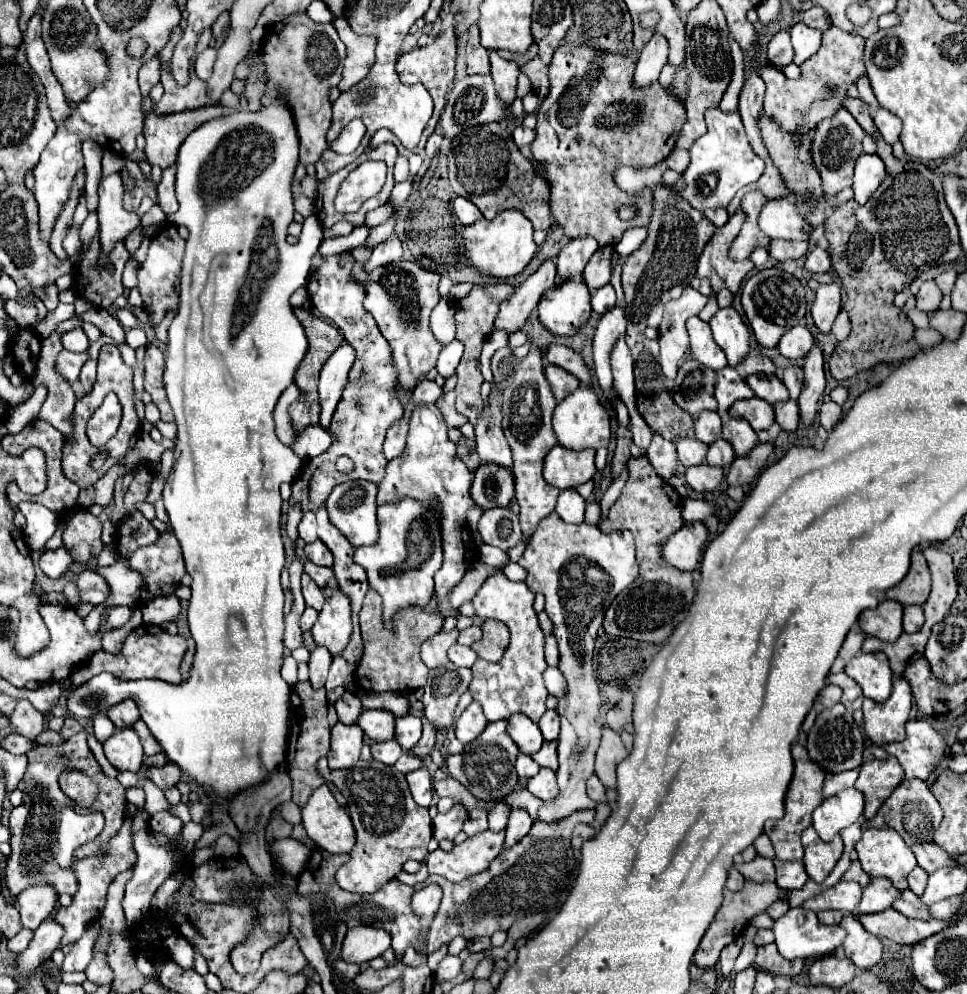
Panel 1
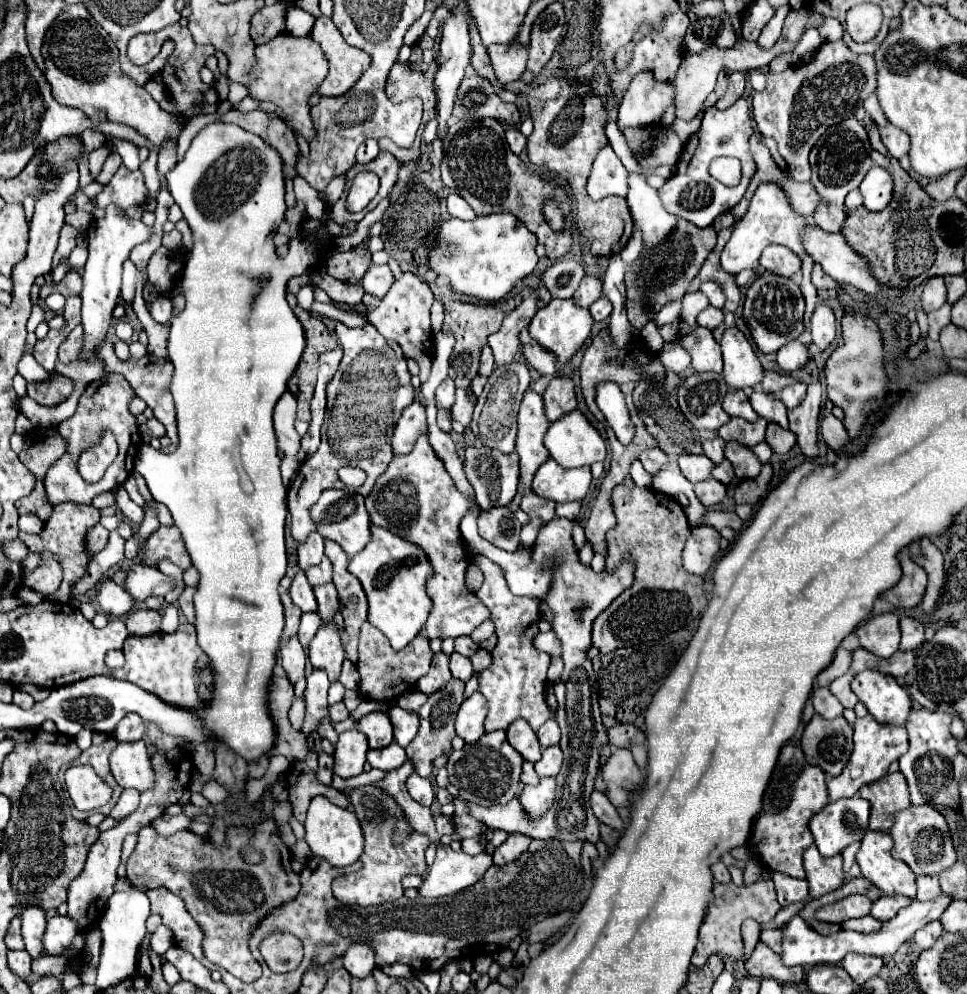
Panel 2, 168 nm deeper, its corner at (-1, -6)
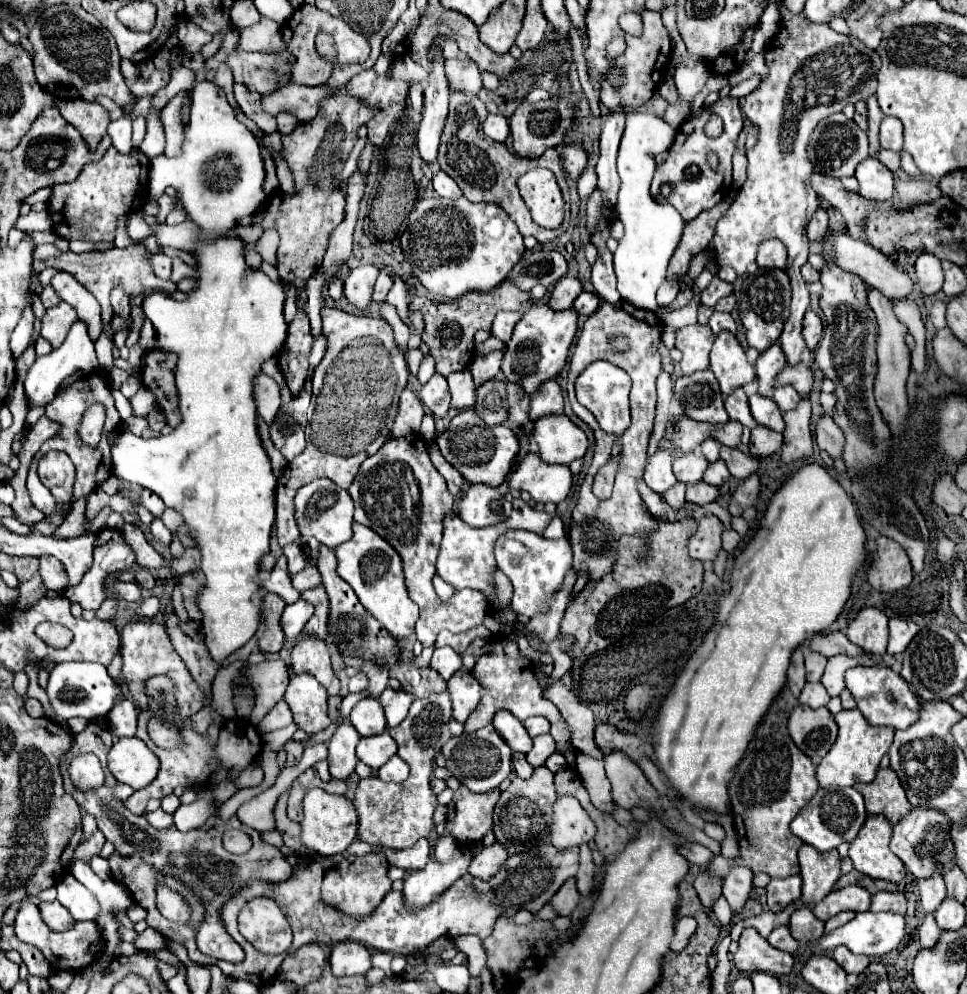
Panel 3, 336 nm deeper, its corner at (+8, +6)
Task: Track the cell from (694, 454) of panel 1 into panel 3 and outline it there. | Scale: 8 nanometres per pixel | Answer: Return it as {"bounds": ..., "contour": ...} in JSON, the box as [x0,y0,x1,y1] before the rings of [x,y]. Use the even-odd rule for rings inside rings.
{"bounds":[674,451,708,483],"contour":[[[690,451],[674,457],[674,475],[684,483],[698,483],[708,467],[708,459],[700,451]]]}

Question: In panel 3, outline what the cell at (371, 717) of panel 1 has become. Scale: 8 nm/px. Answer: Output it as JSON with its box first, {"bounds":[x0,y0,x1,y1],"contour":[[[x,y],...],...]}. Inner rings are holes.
{"bounds":[350,697,386,737],"contour":[[[364,697],[356,703],[356,707],[350,713],[350,723],[356,727],[356,731],[362,737],[370,735],[380,735],[386,731],[386,719],[382,705],[374,697]]]}

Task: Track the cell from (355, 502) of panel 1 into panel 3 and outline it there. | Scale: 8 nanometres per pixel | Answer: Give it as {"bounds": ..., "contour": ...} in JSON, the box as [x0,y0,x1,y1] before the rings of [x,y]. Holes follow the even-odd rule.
{"bounds":[296,479,354,549],"contour":[[[314,479],[312,483],[304,485],[296,493],[296,523],[302,535],[316,537],[320,543],[328,545],[330,549],[342,545],[352,537],[352,515],[354,515],[354,501],[346,489],[340,489],[330,479]]]}

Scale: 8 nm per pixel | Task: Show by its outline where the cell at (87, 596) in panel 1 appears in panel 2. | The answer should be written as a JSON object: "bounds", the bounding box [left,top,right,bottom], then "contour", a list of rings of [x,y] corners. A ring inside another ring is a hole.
{"bounds":[95,579,137,617],"contour":[[[111,579],[101,581],[101,585],[95,593],[95,601],[105,613],[115,615],[115,617],[123,617],[137,607],[137,601],[133,601],[131,595]]]}

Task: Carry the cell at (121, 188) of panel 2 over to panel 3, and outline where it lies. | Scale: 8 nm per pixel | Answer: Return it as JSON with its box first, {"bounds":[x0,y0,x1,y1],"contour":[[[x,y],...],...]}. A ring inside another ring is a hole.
{"bounds":[50,147,148,241],"contour":[[[114,147],[106,151],[106,155],[82,169],[82,175],[66,185],[54,185],[50,197],[50,215],[54,219],[54,231],[64,239],[82,239],[82,241],[114,241],[116,219],[120,215],[130,215],[138,211],[148,197],[148,157],[140,149],[132,149],[128,155],[118,153]]]}

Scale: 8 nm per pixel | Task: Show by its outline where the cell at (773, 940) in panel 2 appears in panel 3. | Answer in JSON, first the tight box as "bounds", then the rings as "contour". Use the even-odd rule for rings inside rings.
{"bounds":[768,925,798,953],"contour":[[[788,925],[776,927],[776,929],[768,935],[768,943],[770,943],[772,947],[782,949],[782,951],[788,951],[788,953],[796,953],[796,949],[798,949],[798,941],[792,937]]]}

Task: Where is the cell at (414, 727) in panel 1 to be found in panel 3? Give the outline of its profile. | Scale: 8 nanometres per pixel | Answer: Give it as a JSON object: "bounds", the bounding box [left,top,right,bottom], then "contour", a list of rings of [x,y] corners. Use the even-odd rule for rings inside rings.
{"bounds":[380,687,414,727],"contour":[[[386,687],[380,695],[380,703],[384,707],[384,713],[386,713],[386,721],[388,721],[388,727],[396,727],[404,721],[404,717],[408,715],[408,709],[410,709],[410,703],[414,701],[414,697],[406,691],[394,691],[390,687]]]}

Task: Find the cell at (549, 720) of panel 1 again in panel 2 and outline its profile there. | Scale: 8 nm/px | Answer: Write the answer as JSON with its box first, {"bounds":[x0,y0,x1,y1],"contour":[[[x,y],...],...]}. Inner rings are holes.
{"bounds":[537,719,561,749],"contour":[[[555,719],[545,721],[545,723],[539,727],[537,737],[539,737],[539,743],[541,743],[543,749],[545,749],[545,747],[551,747],[551,745],[557,745],[557,743],[559,743],[559,737],[561,737],[557,721],[555,721]]]}

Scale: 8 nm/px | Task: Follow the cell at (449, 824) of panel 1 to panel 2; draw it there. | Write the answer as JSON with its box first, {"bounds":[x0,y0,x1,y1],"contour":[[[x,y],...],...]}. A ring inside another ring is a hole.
{"bounds":[453,813,487,839],"contour":[[[469,813],[455,815],[453,823],[455,823],[455,831],[461,835],[461,839],[479,837],[479,835],[483,835],[487,831],[487,827],[483,823],[479,823],[475,817],[471,817]]]}

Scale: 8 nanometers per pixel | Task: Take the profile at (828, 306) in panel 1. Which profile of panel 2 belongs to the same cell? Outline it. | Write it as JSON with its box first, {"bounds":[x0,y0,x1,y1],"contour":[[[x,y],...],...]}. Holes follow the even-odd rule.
{"bounds":[811,303,835,351],"contour":[[[819,303],[811,317],[811,335],[819,351],[825,351],[835,339],[835,315],[825,303]]]}

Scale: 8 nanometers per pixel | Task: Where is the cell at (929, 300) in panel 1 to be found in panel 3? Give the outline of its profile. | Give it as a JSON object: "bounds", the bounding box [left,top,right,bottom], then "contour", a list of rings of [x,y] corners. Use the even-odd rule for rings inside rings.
{"bounds":[916,253,944,295],"contour":[[[922,253],[916,259],[916,285],[922,291],[922,295],[934,295],[942,289],[942,281],[944,281],[944,273],[940,267],[940,261],[930,255],[930,253]]]}

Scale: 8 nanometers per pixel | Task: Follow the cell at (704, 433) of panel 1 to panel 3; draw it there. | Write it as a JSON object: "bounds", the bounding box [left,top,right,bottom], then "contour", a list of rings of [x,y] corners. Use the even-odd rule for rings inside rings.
{"bounds":[700,439,720,463],"contour":[[[706,439],[702,445],[700,445],[700,449],[702,449],[702,455],[710,461],[710,463],[714,463],[716,459],[718,459],[718,451],[720,451],[720,443],[716,441],[716,439]]]}

